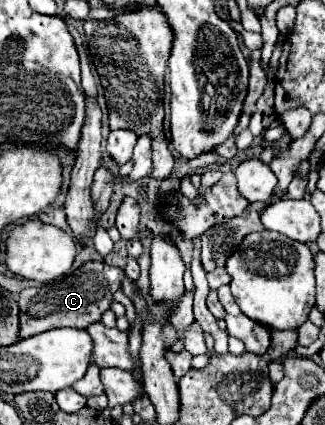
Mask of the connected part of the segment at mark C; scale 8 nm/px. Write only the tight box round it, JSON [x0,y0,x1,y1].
[19,262,121,338]

